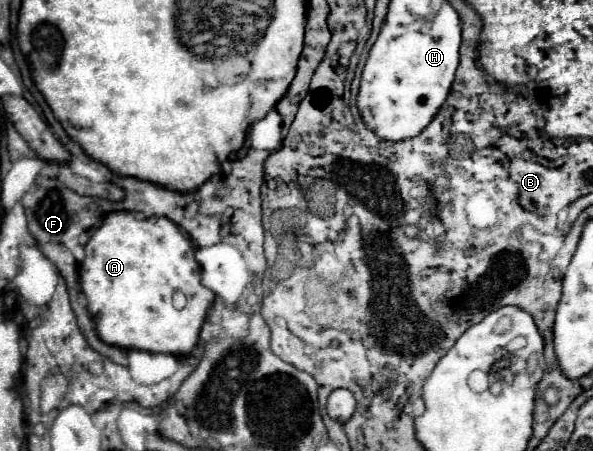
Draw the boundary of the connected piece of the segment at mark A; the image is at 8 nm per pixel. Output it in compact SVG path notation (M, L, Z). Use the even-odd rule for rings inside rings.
M112 212L108 216L104 216L104 222L92 230L92 236L86 244L86 258L84 262L80 264L80 280L82 280L82 292L88 300L88 310L92 312L94 320L96 320L96 332L98 336L110 344L110 346L116 346L116 348L122 348L122 350L144 350L144 352L152 352L152 354L170 354L170 356L186 356L192 352L192 348L198 344L198 336L200 336L200 330L202 330L202 324L206 320L206 314L210 310L210 306L214 304L214 292L208 290L202 282L200 282L200 264L196 262L194 258L194 246L190 244L190 240L180 232L180 228L170 222L168 218L158 218L154 222L150 220L134 220L134 216L130 212ZM180 290L186 294L188 298L188 304L184 310L176 310L172 306L172 296L174 292Z

